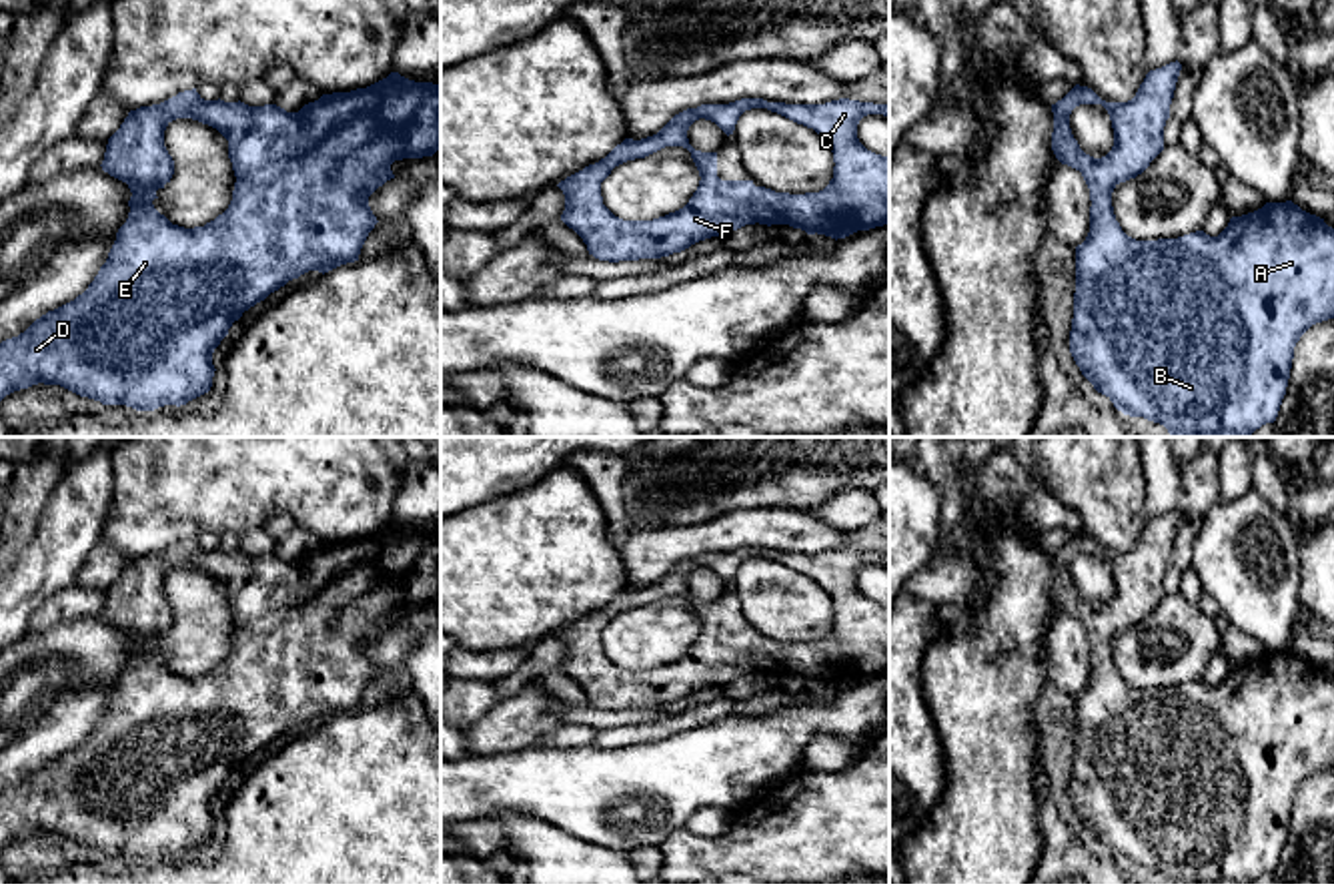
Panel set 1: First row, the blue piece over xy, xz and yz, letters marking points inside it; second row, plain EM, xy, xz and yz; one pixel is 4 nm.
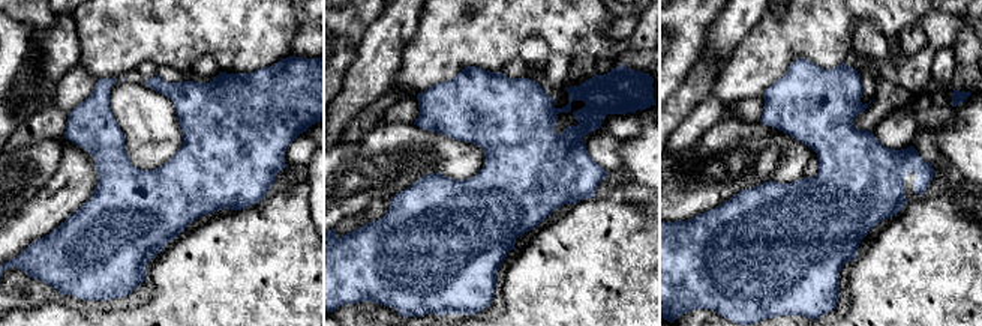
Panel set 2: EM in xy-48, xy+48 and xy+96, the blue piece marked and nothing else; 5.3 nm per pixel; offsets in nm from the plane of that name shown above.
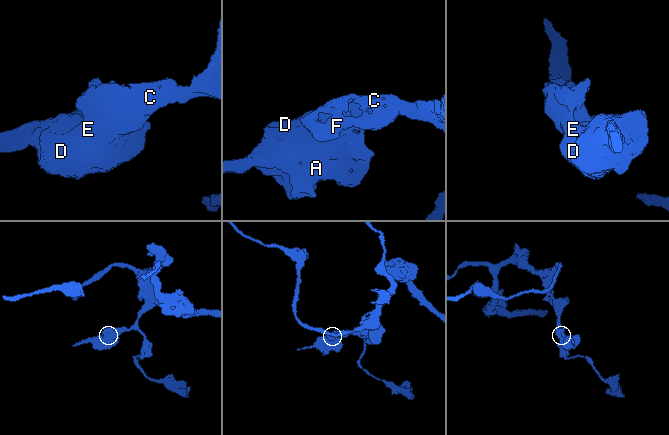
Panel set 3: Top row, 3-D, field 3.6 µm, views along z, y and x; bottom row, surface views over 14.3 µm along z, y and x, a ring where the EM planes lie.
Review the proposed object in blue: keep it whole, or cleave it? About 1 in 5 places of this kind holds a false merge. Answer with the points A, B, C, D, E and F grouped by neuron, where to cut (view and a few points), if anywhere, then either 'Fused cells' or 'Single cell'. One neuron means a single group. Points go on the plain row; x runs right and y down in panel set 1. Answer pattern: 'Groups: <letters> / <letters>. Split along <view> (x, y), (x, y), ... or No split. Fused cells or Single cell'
Groups: A B C D E F. No split. Single cell

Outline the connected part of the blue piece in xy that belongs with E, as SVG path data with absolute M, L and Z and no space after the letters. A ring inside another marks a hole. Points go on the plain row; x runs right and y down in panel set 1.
M399 521L351 541L322 543L298 561L276 553L204 549L196 537L130 559L108 587L102 619L128 633L132 645L126 672L88 738L74 750L48 760L18 786L0 792L0 850L32 834L60 834L102 854L126 854L154 860L186 854L212 836L212 802L244 760L308 720L328 722L359 710L369 682L379 672L369 645L395 627L391 613L403 607L433 605L441 597L441 535L415 531ZM176 567L192 567L216 577L228 589L228 607L236 625L228 657L204 676L184 678L160 664L152 649L174 623L164 595L164 579Z

